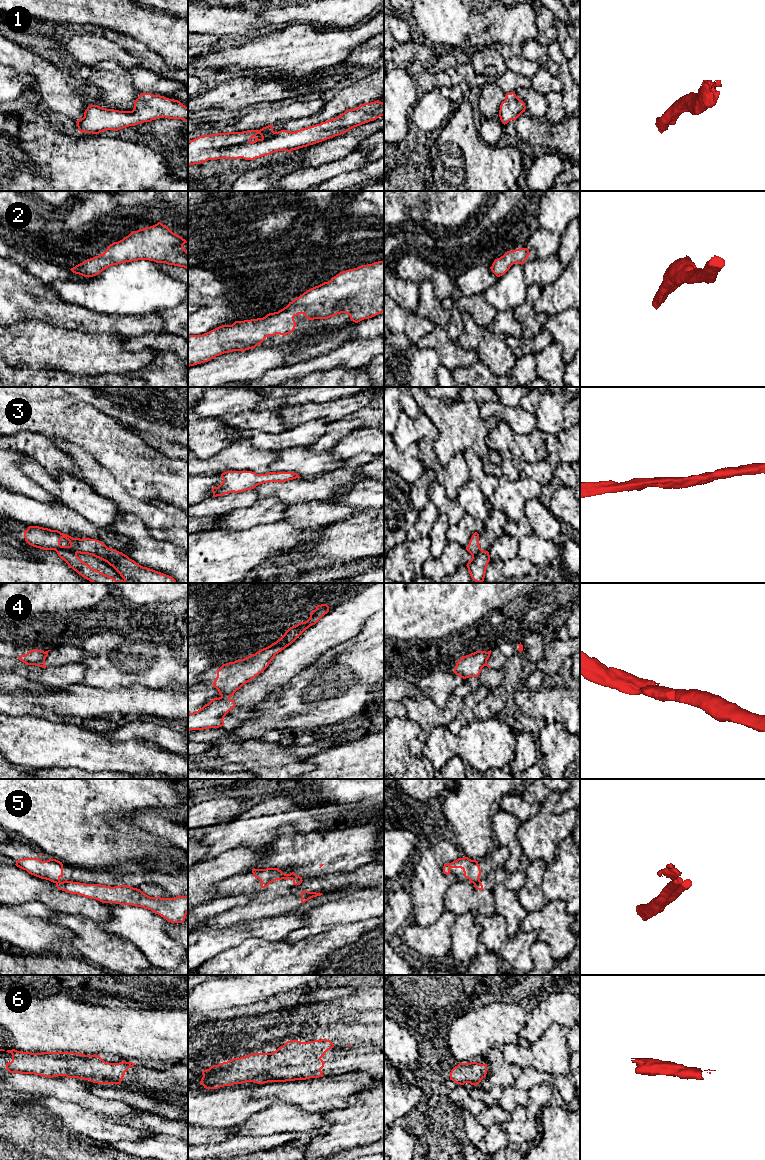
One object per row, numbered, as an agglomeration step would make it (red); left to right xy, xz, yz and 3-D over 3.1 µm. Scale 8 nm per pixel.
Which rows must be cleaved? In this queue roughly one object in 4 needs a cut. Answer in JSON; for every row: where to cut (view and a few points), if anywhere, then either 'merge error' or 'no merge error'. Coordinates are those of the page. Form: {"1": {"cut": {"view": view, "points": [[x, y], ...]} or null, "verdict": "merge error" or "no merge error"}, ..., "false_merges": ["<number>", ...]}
{"1": {"cut": null, "verdict": "no merge error"}, "2": {"cut": null, "verdict": "no merge error"}, "3": {"cut": null, "verdict": "no merge error"}, "4": {"cut": {"view": "xz", "points": [[233, 692], [221, 696]]}, "verdict": "merge error"}, "5": {"cut": {"view": "yz", "points": [[479, 880], [474, 884]]}, "verdict": "merge error"}, "6": {"cut": null, "verdict": "no merge error"}, "false_merges": ["4", "5"]}

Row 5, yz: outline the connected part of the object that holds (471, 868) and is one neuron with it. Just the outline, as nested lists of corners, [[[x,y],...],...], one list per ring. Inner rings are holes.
[[[468,857],[458,858],[449,864],[444,864],[443,873],[449,875],[451,868],[461,868],[464,872],[464,877],[468,878],[470,883],[475,884],[480,881],[481,869],[476,860],[471,860]]]

